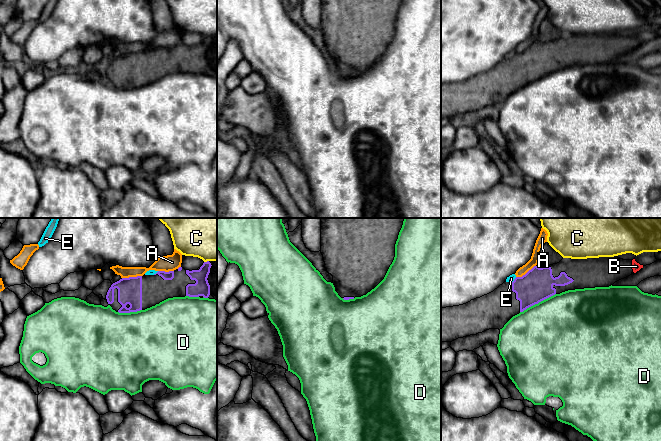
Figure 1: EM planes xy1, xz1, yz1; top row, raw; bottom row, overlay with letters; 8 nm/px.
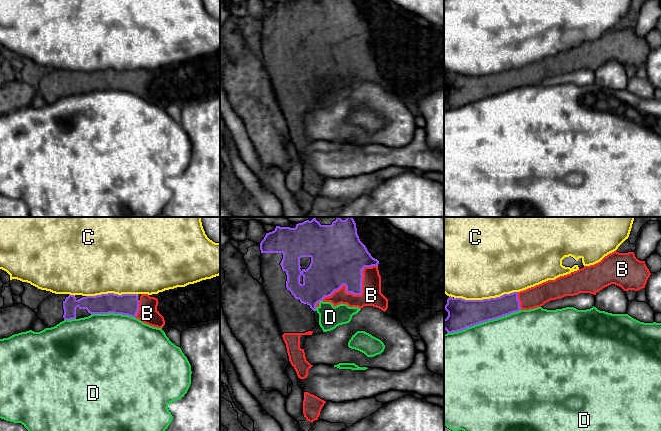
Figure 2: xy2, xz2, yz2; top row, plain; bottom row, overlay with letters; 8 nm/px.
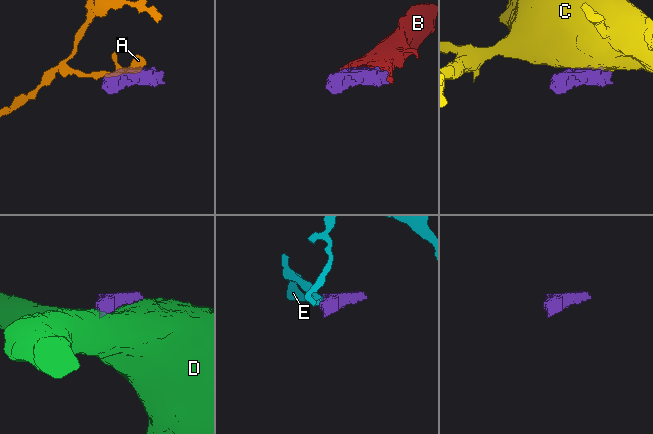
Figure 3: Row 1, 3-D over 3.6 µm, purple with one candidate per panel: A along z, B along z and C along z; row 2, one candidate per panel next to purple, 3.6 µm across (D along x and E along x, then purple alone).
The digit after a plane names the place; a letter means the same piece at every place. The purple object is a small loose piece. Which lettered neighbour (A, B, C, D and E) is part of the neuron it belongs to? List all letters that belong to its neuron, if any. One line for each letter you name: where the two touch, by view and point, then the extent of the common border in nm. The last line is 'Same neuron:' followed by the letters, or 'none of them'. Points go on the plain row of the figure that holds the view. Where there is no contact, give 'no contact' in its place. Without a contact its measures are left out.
B: xz2 (358, 70) | 550 nm
Same neuron: B

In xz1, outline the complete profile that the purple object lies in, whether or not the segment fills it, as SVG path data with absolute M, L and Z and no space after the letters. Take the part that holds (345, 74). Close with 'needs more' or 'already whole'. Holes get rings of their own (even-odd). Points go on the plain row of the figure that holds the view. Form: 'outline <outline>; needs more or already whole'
outline M321 0L321 29L324 34L326 47L333 52L335 67L344 76L366 71L374 65L385 53L395 33L395 20L403 0Z; needs more

